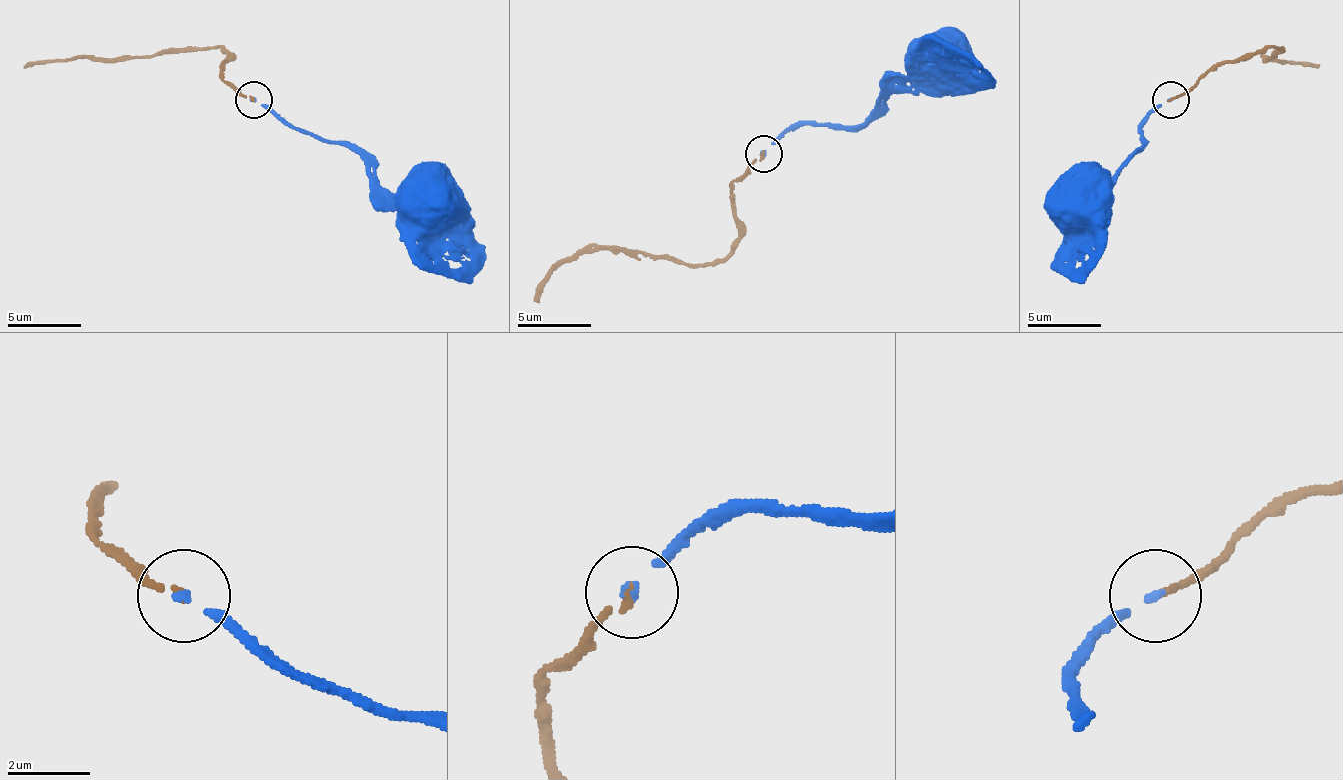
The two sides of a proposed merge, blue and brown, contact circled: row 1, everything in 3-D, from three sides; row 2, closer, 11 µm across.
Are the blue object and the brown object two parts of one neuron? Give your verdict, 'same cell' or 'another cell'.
same cell

